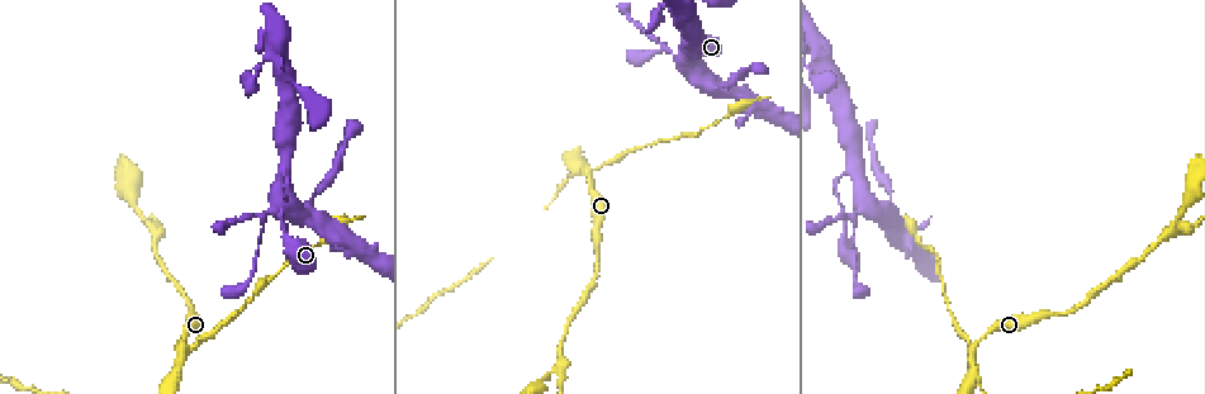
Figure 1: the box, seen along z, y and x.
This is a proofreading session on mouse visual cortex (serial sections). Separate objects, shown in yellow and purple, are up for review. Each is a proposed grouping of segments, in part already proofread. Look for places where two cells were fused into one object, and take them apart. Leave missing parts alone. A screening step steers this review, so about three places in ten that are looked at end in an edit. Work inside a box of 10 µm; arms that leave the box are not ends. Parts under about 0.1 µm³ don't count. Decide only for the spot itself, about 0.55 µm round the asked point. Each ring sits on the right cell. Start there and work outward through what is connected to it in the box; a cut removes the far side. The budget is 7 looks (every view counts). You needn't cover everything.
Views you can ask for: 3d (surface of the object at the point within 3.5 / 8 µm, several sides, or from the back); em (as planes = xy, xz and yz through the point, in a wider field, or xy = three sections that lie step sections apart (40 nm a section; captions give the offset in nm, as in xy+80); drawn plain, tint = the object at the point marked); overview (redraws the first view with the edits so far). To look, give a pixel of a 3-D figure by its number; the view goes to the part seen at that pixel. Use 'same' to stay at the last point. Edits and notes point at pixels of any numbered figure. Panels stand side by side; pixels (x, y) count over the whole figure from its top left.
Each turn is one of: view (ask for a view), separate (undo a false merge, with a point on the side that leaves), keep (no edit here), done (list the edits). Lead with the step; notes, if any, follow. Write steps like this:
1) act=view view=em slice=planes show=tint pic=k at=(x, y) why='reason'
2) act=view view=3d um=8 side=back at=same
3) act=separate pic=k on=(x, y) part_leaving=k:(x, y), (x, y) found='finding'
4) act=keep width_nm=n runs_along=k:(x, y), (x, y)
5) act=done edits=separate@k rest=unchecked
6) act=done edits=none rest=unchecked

act=view view=3d um=3.5 pic=1 at=(591, 171) why='a narrow waist'

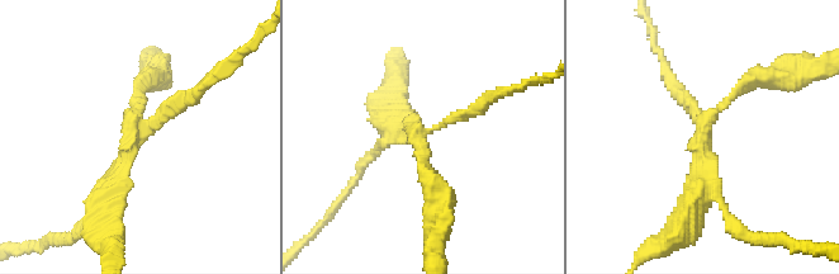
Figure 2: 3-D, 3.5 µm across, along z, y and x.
act=view view=em slice=xy step=2 show=tint pic=2 at=(139, 123) arms=3 arm_widths_nm=150,200,200

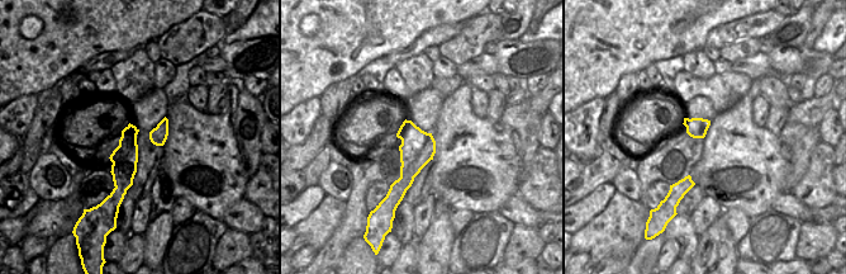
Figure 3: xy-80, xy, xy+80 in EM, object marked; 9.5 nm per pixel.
act=separate pic=2 on=(736, 227) width_nm=340 part_leaving=2:(146, 124), (193, 97), (240, 53) found='a second cell is stuck on'

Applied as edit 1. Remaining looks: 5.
act=view view=overview

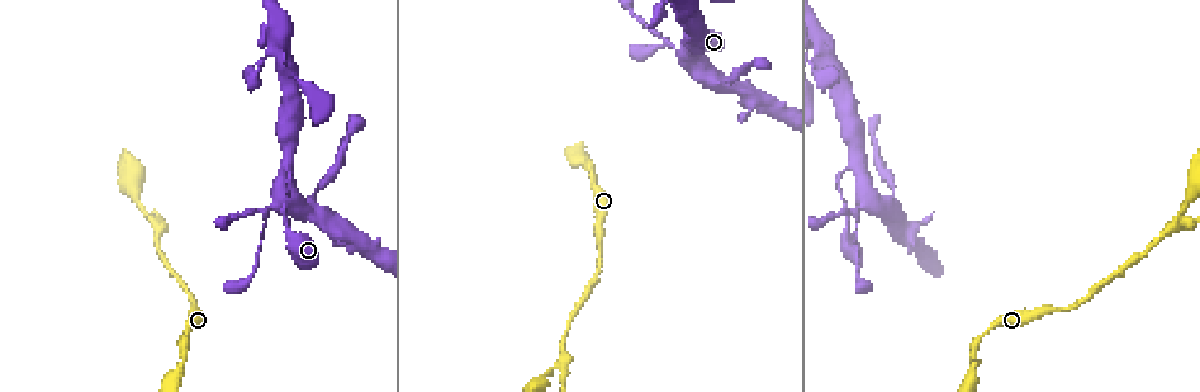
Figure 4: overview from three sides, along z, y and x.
act=view view=3d um=3.5 pic=4 at=(560, 363) why='narrows sharply'

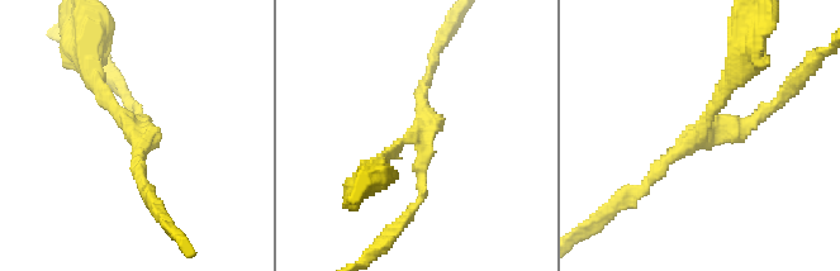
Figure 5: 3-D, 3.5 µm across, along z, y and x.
act=view view=em slice=xy step=2 show=tint pic=5 at=(418, 134) why='now the EM'

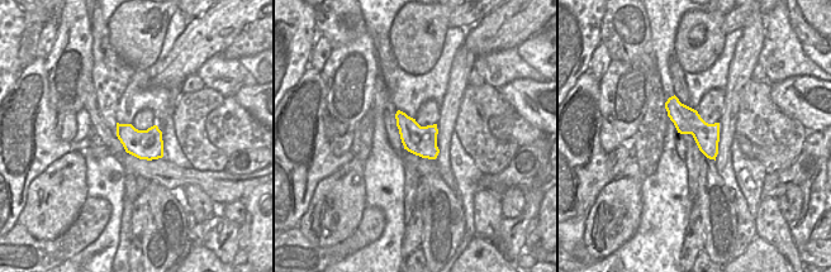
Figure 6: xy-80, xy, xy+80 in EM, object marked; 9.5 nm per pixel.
act=keep width_nm=280 runs_along=6:(672, 100), (707, 139), (712, 156) found='all the same cell'

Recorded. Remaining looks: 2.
act=view view=3d um=3.5 pic=4 at=(270, 210)

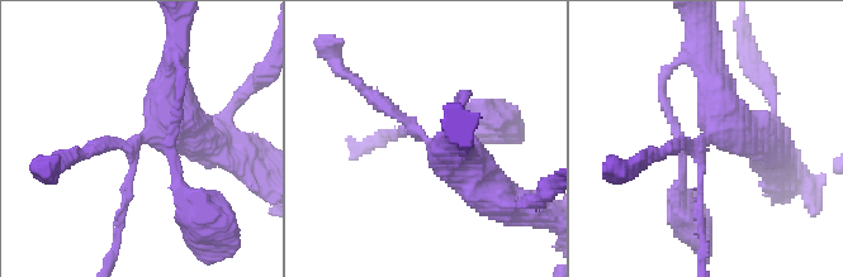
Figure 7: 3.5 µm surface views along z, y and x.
act=view view=em slice=xy step=1 show=tint pic=7 at=(139, 141) why='need the tissue'

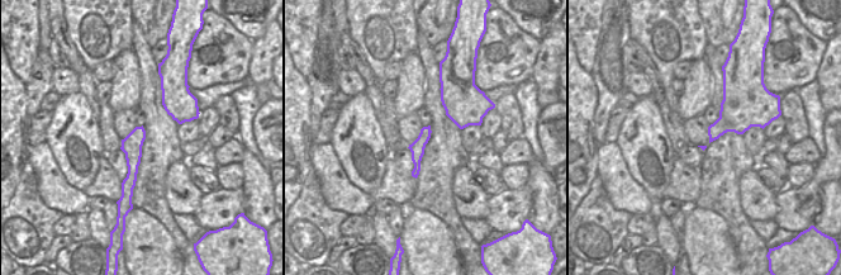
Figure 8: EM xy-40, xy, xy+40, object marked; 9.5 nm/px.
act=separate pic=7 on=(127, 185) part_leaving=7:(140, 141), (109, 257) found='a second cell is stuck on'

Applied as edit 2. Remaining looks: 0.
act=done edits=separate@2,separate@7 rest=unchecked

